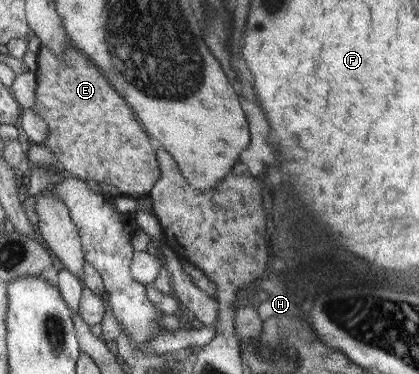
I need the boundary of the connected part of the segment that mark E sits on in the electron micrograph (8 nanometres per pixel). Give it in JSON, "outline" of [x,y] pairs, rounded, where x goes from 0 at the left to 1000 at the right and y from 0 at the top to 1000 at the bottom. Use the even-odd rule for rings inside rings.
{"outline":[[[172,120],[153,136],[153,163],[141,163],[115,131],[95,126],[86,142],[86,235],[74,291],[115,334],[115,364],[100,377],[131,412],[141,447],[191,481],[258,489],[313,532],[348,527],[379,479],[379,449],[368,412],[368,382],[341,350],[315,291],[263,230],[248,198],[224,168]]]}

